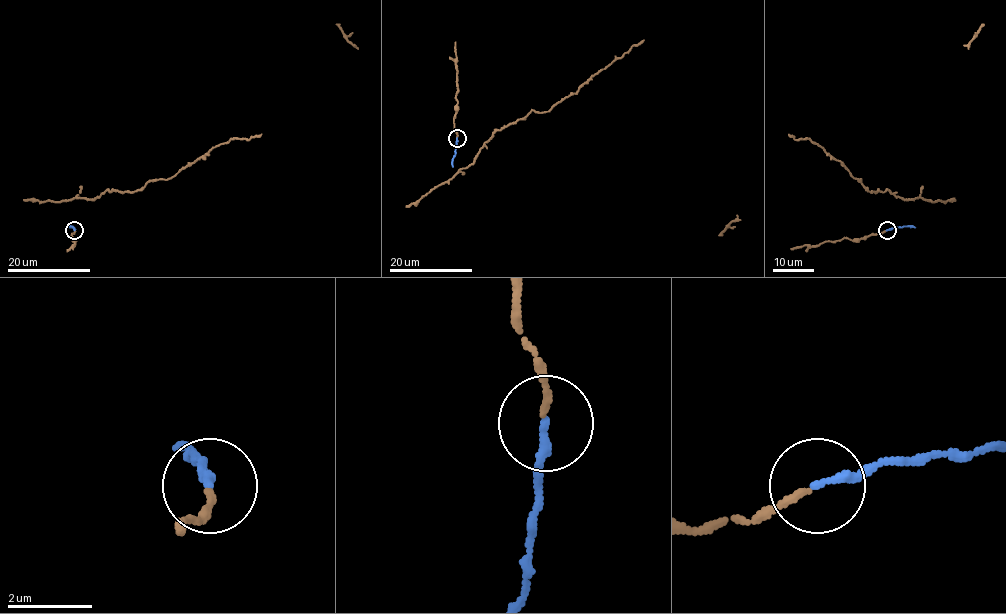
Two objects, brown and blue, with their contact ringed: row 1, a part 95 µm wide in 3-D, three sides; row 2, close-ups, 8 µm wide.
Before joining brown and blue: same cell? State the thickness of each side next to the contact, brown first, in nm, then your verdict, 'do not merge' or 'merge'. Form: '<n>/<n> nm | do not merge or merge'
140/200 nm | merge

